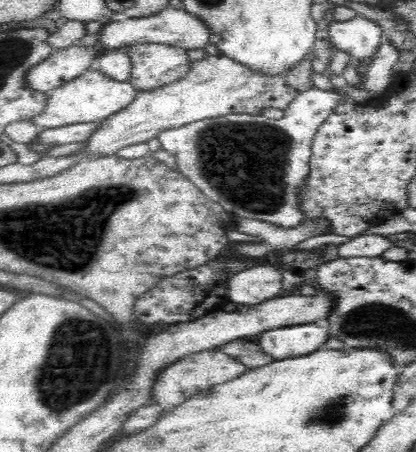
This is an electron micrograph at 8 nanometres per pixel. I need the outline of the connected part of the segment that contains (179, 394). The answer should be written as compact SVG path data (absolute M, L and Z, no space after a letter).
M218 348L207 350L199 353L192 353L178 358L165 366L157 376L157 379L152 385L151 398L153 402L156 402L164 410L172 408L172 406L178 406L182 404L184 400L188 400L190 396L198 394L199 391L206 390L214 385L228 382L244 372L248 372L250 367L247 367L242 362L228 356L225 352L220 351Z

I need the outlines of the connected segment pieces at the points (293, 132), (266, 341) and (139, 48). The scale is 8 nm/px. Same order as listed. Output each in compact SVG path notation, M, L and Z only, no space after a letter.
M317 87L309 88L304 92L301 92L283 111L284 116L276 120L267 118L262 114L227 114L218 115L217 117L205 118L204 120L195 120L188 124L172 127L168 130L162 130L158 133L157 139L160 141L161 148L174 155L177 162L177 168L179 171L188 177L198 189L202 190L202 193L208 197L211 204L218 204L223 207L225 211L234 212L236 216L240 218L251 218L256 220L266 221L270 224L282 226L284 228L294 228L306 220L304 213L299 207L299 190L303 187L305 180L308 178L309 160L311 157L311 145L314 140L314 135L319 129L319 126L326 120L328 114L342 103L342 100L349 98L348 94L338 88L334 90L321 90Z
M320 319L308 324L273 328L254 339L261 351L275 360L297 357L322 349L326 340L331 338L328 323L326 319Z
M162 43L130 44L125 48L132 61L129 82L138 90L152 90L176 82L190 72L187 51Z

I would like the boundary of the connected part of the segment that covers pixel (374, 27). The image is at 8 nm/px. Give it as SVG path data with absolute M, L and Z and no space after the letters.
M360 16L346 22L334 20L329 25L328 33L331 44L361 60L364 68L372 64L371 60L385 40L380 26Z

